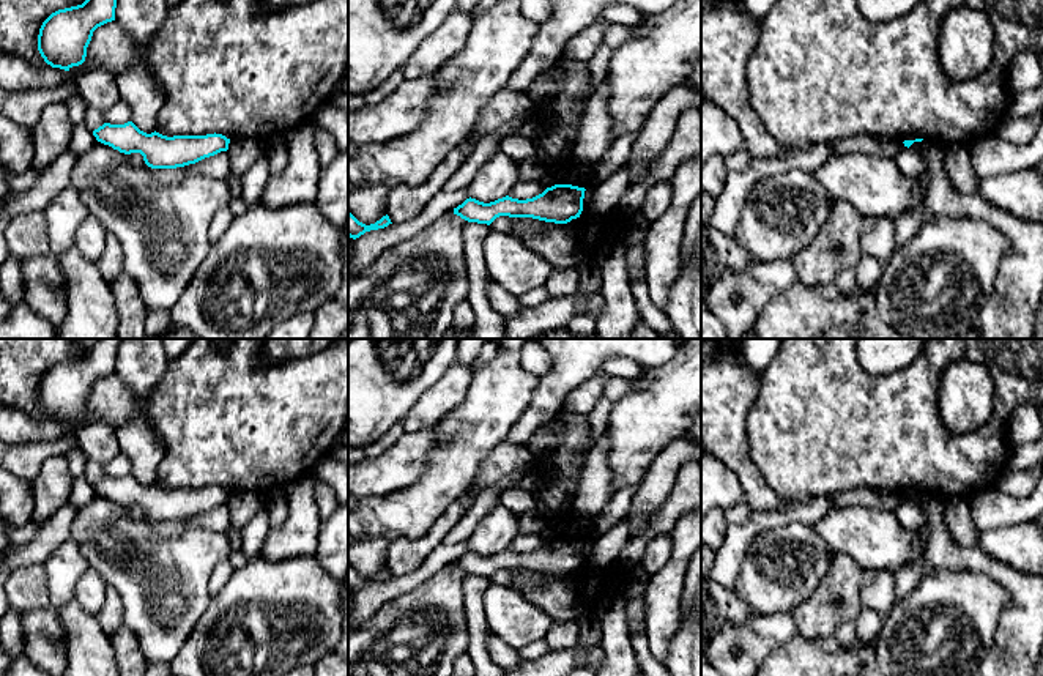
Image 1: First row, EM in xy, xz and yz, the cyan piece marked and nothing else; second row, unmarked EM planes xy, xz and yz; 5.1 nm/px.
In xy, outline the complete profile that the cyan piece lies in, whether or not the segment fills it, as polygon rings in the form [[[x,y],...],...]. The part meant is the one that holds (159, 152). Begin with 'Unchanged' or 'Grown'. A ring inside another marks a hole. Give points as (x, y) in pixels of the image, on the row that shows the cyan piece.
Unchanged. [[[132,121],[124,124],[104,123],[93,131],[98,142],[131,154],[140,153],[151,169],[176,169],[228,150],[230,139],[222,134],[173,136],[147,134]]]

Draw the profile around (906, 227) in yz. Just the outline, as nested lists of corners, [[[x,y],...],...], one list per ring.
[[[912,210],[903,214],[895,222],[895,249],[900,249],[904,244],[908,244],[925,224],[937,217],[939,216],[936,216],[934,213],[922,211],[922,210]]]

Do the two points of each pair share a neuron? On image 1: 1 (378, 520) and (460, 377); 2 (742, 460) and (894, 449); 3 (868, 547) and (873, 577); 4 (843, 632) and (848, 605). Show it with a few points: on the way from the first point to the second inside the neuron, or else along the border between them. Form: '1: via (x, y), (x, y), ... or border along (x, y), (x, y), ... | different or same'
1: border along (460, 404), (432, 429) | different
2: border along (746, 423), (750, 457), (772, 490) | different
3: border along (864, 569), (895, 572) | different
4: border along (853, 620), (842, 624), (832, 634) | different

